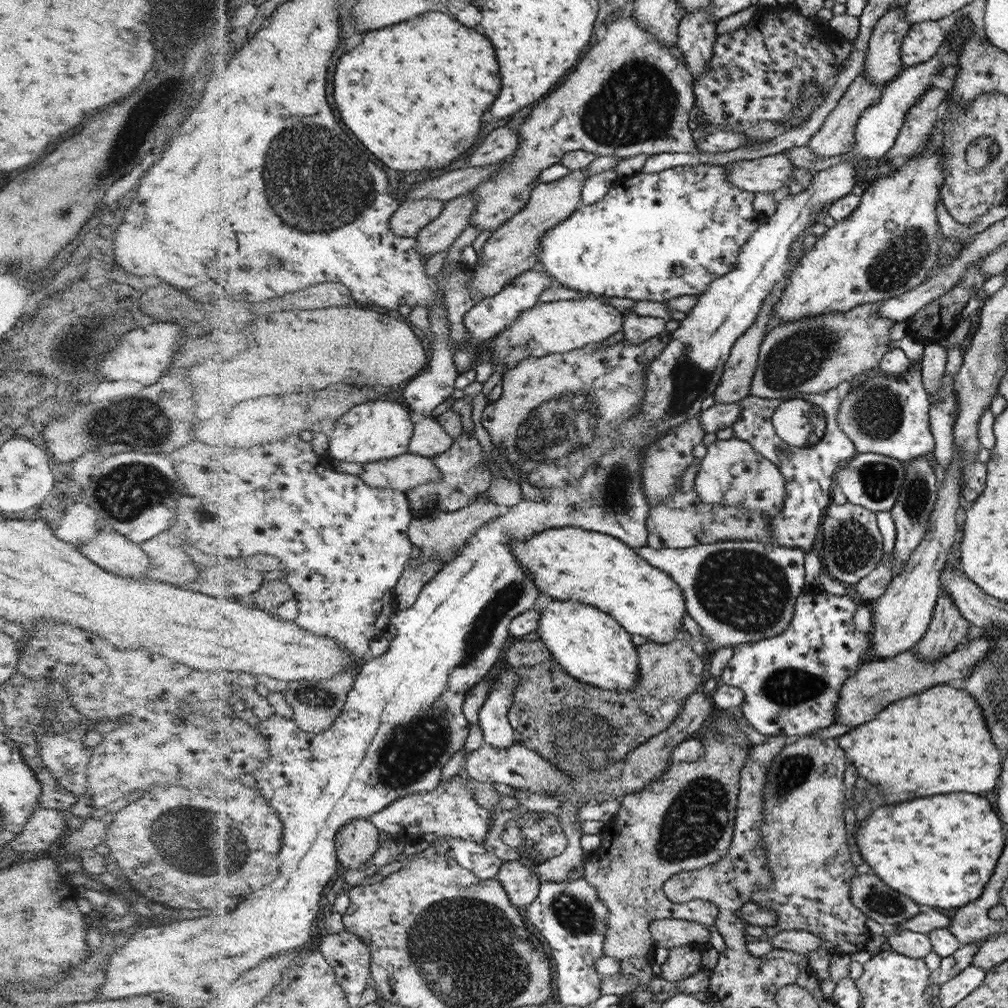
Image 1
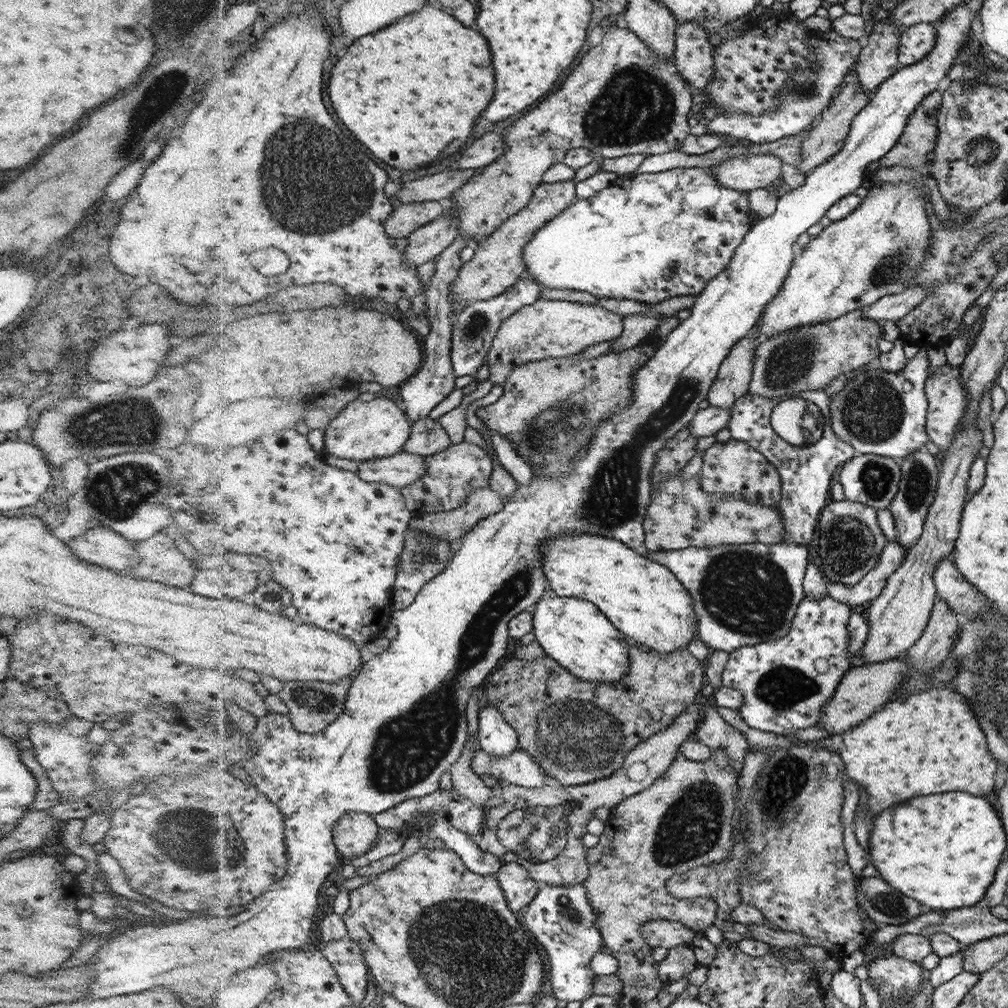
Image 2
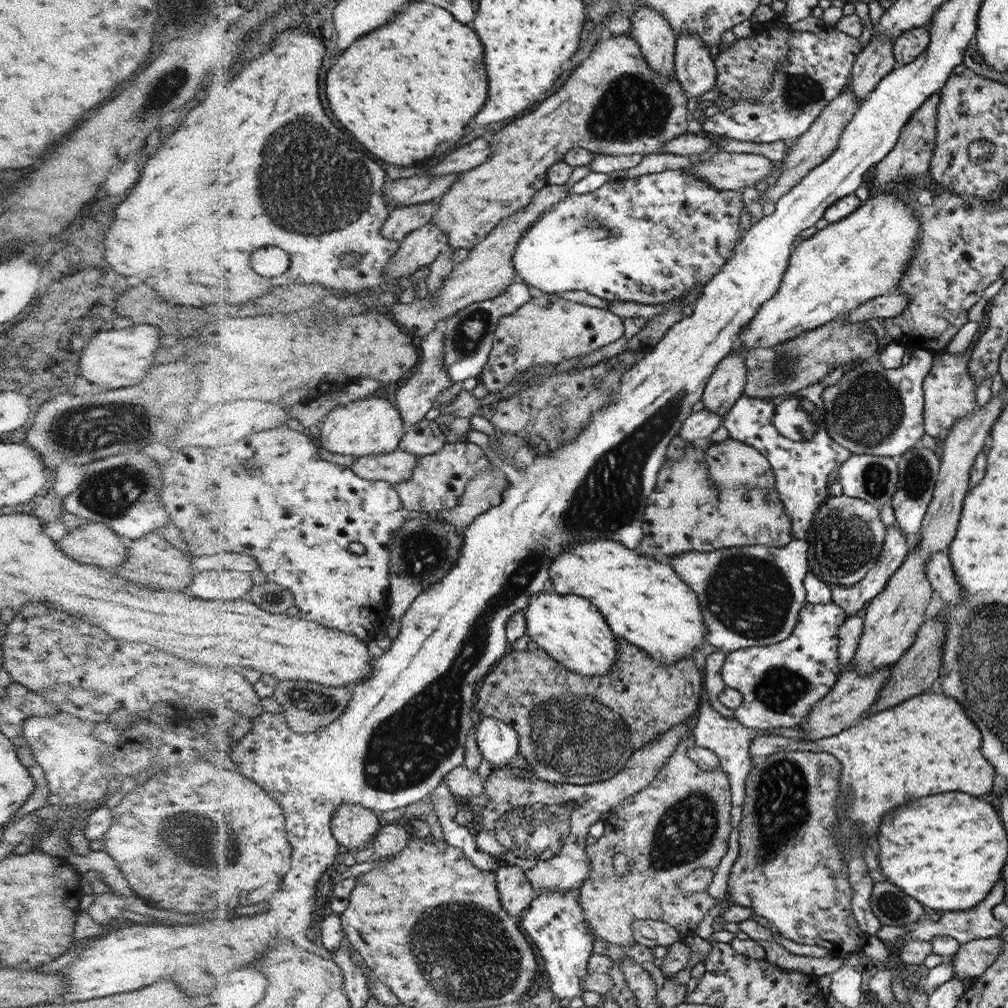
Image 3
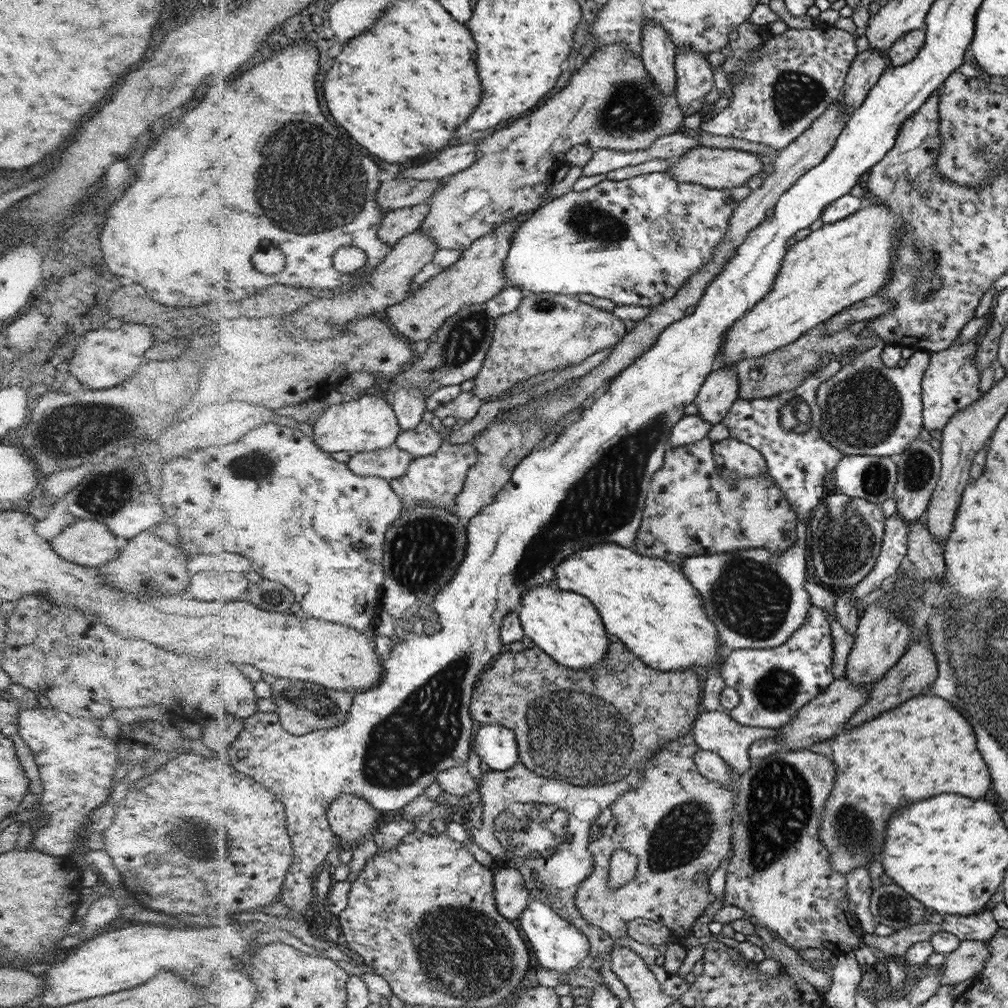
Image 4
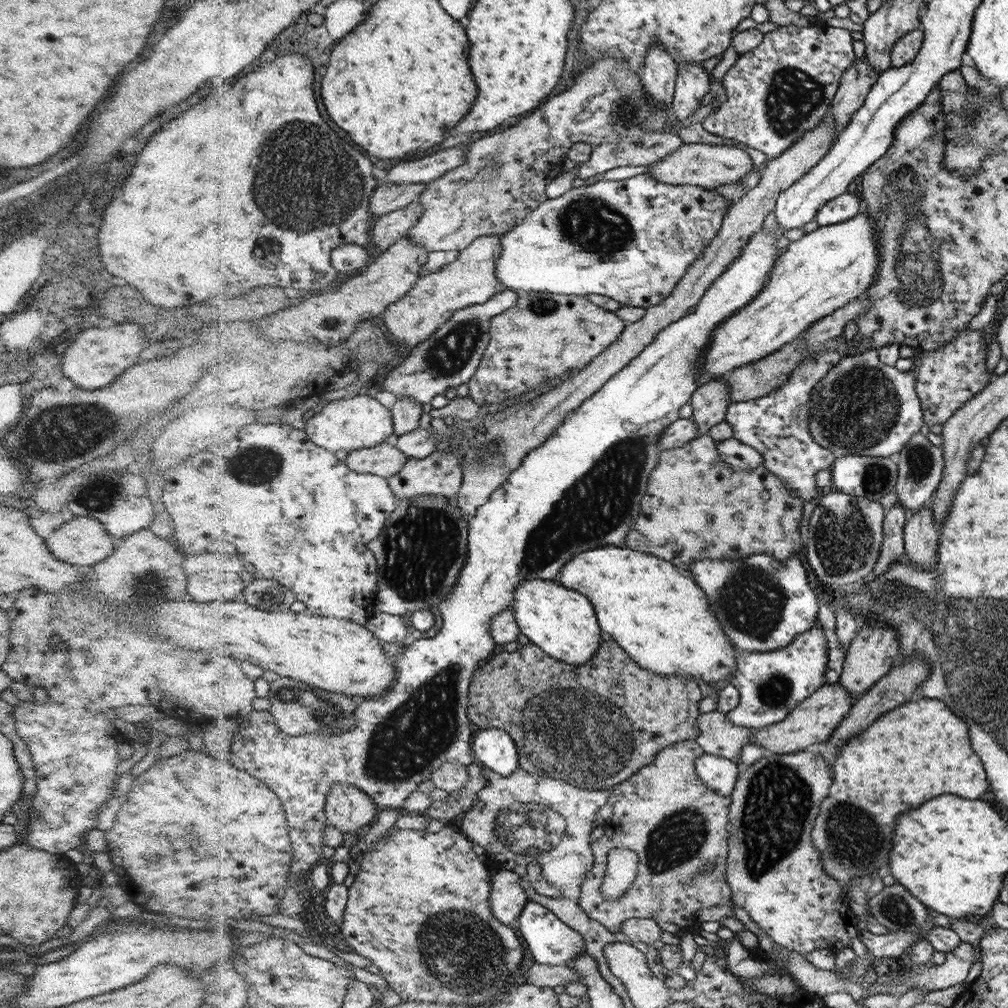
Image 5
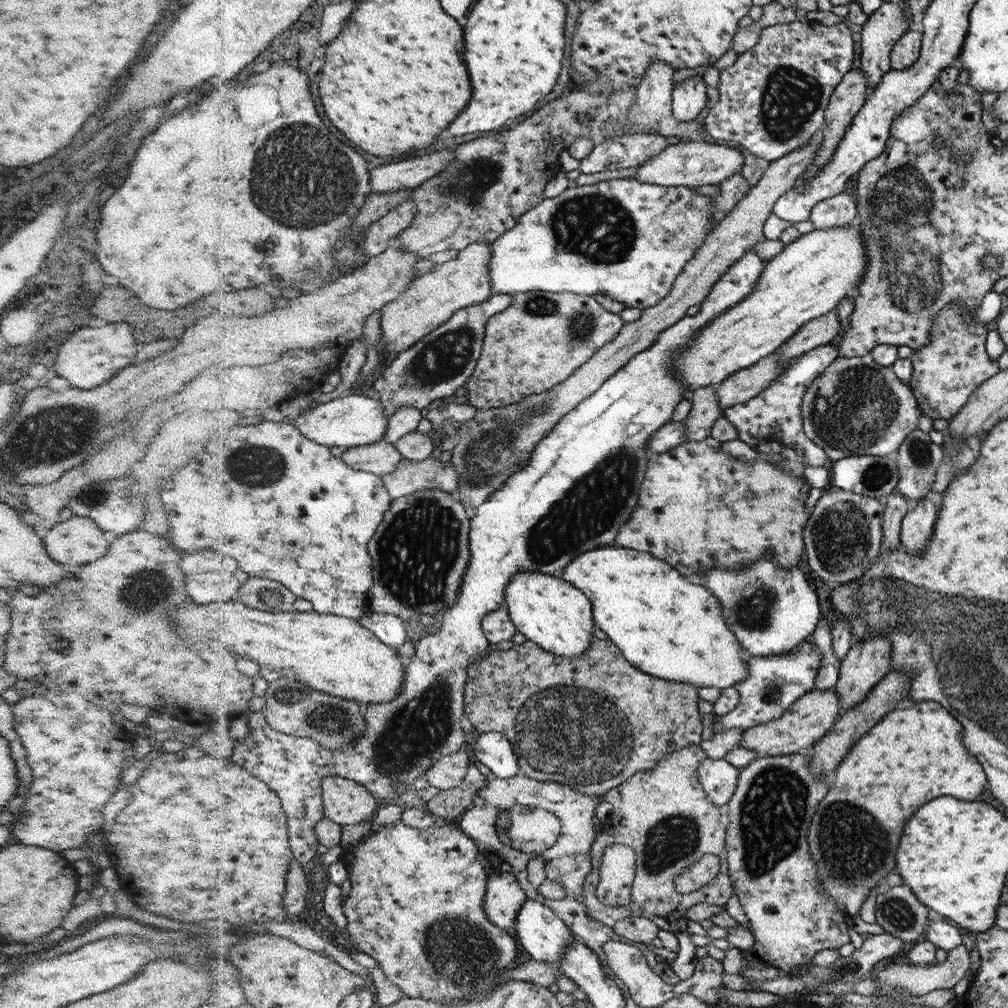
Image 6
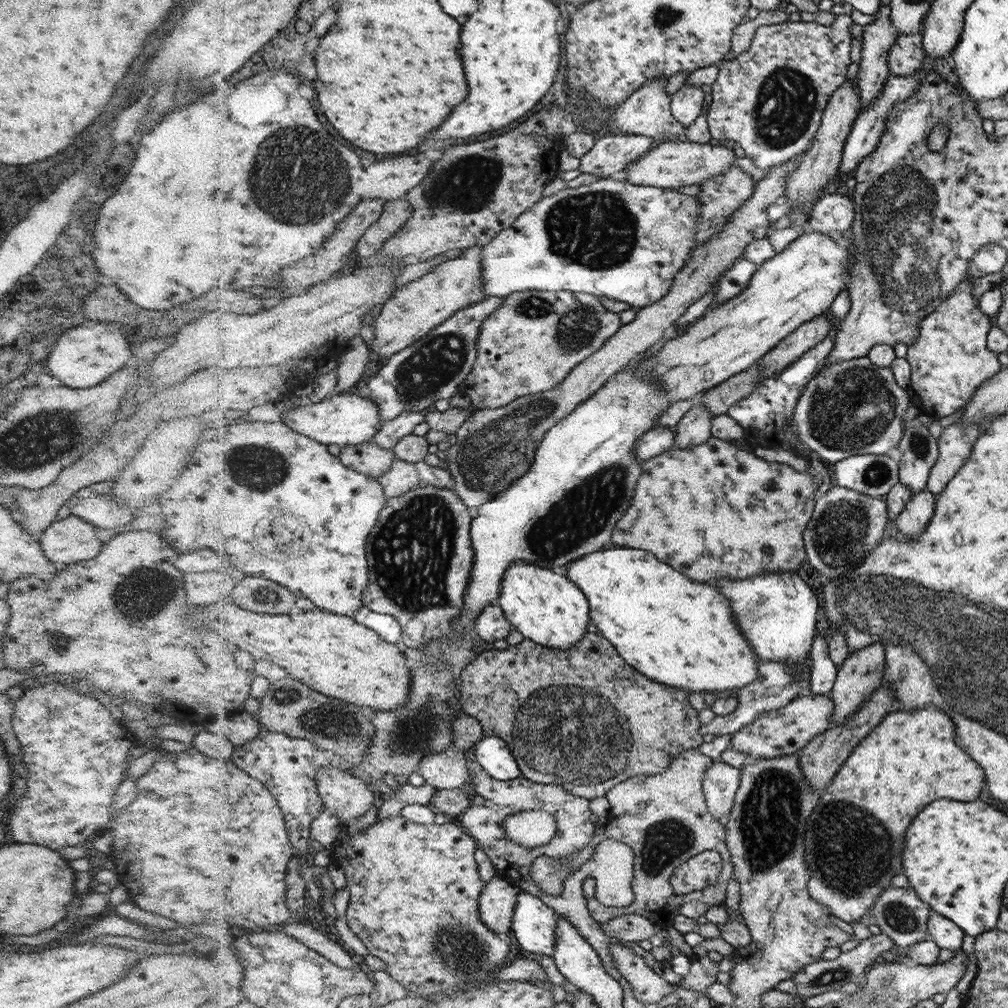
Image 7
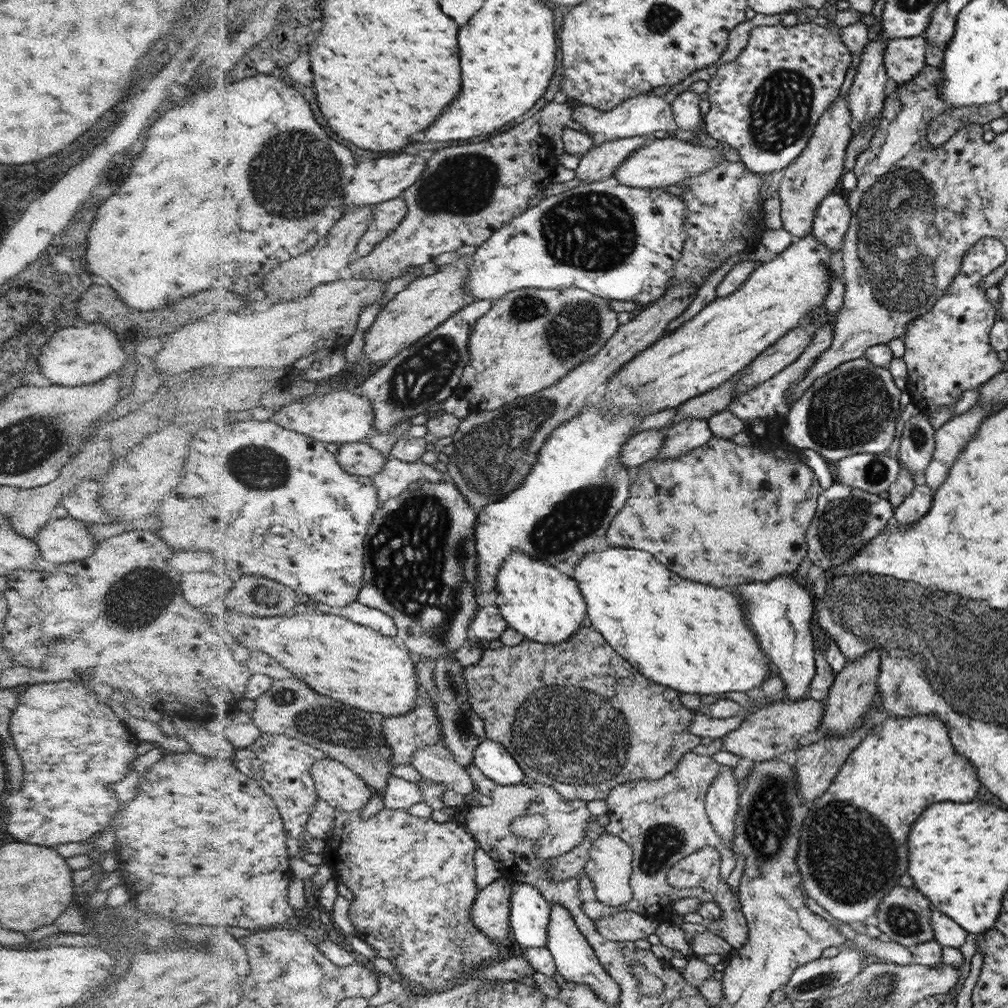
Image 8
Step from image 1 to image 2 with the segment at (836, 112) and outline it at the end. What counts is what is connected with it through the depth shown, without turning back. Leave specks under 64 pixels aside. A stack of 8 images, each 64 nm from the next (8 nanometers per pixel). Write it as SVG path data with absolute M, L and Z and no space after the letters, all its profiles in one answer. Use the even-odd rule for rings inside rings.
M855 79L848 81L846 86L840 90L840 94L835 95L830 107L821 112L818 121L816 120L814 127L808 131L806 139L802 141L802 146L800 146L802 148L802 161L798 163L798 170L802 174L808 174L840 152L840 149L844 147L844 139L848 138L848 129L851 127L852 119L856 118L860 109L868 104L871 96L872 92L864 92L864 88L860 88L860 82Z

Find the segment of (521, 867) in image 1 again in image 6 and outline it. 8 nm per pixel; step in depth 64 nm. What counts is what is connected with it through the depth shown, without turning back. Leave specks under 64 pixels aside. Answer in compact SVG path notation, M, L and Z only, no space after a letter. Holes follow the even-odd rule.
M507 871L494 872L488 877L484 895L484 913L488 921L502 930L515 927L516 916L526 901L526 894L516 876Z

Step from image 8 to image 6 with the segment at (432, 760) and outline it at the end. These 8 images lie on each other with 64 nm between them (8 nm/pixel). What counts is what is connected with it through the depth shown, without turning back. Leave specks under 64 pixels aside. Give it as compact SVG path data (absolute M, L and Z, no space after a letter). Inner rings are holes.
M464 749L447 757L438 759L426 775L426 780L431 786L444 790L453 790L459 788L466 777L469 766L473 763L471 752Z

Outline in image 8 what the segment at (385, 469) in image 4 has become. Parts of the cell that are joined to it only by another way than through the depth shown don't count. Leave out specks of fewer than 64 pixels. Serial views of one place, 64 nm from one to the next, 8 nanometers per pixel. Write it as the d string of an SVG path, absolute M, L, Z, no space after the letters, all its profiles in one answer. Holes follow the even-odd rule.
M358 442L340 446L337 458L348 472L356 476L373 477L386 469L391 456L368 442Z

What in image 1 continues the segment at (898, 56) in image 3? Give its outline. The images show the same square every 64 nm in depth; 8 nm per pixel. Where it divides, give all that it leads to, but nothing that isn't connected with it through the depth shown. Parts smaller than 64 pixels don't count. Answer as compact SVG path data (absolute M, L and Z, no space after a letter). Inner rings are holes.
M928 20L913 24L903 38L902 60L904 67L911 67L930 60L946 42L946 32L938 21Z

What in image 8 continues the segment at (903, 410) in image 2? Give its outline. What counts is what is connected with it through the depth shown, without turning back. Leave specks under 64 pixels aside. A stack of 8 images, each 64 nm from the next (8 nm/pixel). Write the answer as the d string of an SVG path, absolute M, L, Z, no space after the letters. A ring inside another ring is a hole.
M864 358L849 361L833 372L828 372L823 378L815 380L814 384L802 394L802 398L792 403L788 416L782 421L783 426L777 442L784 449L791 451L811 448L831 464L853 454L885 453L894 441L895 417L900 408L900 396L901 390L894 383L888 367L872 365Z

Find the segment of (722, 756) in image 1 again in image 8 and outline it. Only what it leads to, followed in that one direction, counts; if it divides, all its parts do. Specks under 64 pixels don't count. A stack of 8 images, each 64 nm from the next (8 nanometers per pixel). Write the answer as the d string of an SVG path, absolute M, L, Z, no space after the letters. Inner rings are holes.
M688 752L679 760L675 770L658 781L630 781L614 788L605 801L608 807L610 822L604 826L604 832L619 836L633 851L633 871L631 876L632 899L624 905L608 906L595 896L592 880L585 874L585 863L588 861L594 838L586 834L583 842L567 854L546 862L547 879L554 882L578 878L578 896L582 900L582 910L592 921L602 916L620 912L634 912L649 919L655 919L661 907L670 906L674 901L686 897L698 898L700 901L714 900L714 894L705 890L678 889L666 882L666 874L675 862L699 851L705 846L714 847L721 855L720 878L726 881L732 874L736 861L733 852L724 847L720 834L711 824L710 814L706 810L706 800L712 782L720 770L710 755L700 756Z

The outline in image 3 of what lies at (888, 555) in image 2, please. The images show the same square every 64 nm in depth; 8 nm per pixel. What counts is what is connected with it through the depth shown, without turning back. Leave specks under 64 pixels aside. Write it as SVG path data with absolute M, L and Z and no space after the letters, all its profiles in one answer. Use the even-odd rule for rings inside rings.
M896 524L890 525L887 528L887 536L879 560L864 580L852 586L829 584L834 604L844 608L847 618L856 616L866 602L870 602L882 592L889 579L906 560L909 550L910 544L907 542L906 535L900 531L900 527Z

